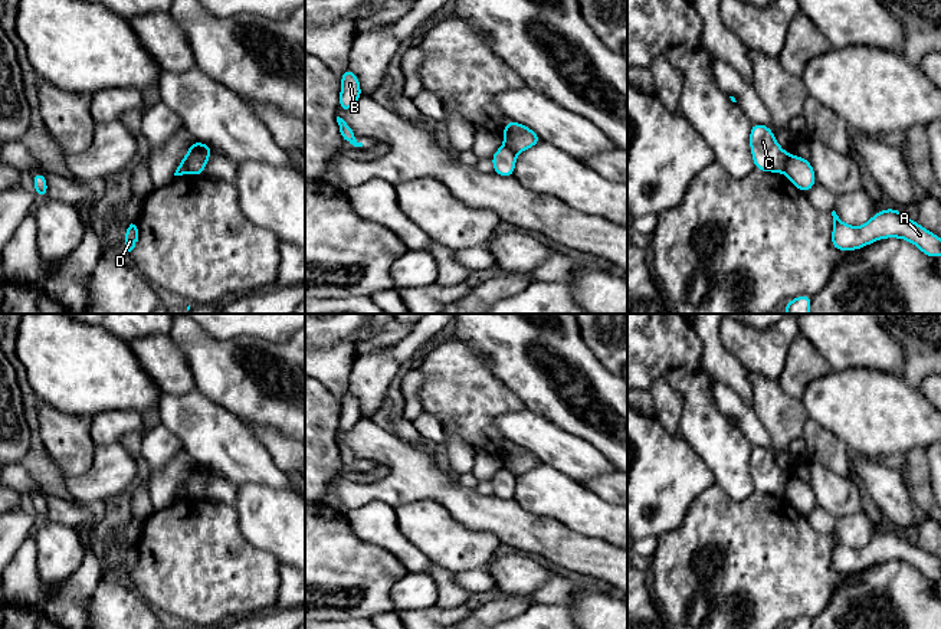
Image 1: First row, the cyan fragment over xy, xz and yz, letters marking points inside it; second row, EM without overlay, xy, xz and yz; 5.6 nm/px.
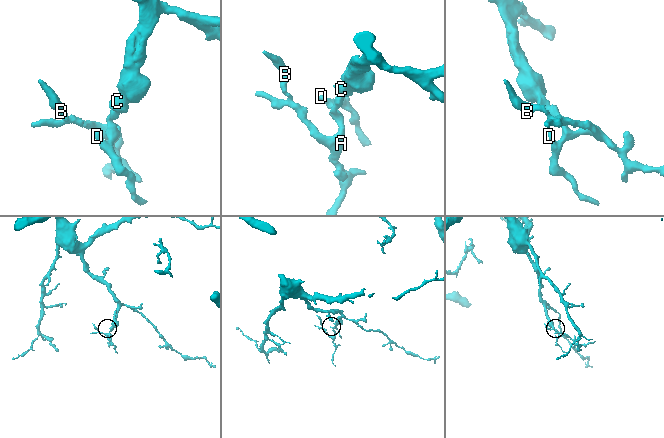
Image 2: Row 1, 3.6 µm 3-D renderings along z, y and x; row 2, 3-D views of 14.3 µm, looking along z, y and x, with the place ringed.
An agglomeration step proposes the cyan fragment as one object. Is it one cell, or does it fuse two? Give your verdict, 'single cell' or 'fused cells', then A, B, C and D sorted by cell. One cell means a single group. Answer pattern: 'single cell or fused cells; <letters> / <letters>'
fused cells; A B D / C

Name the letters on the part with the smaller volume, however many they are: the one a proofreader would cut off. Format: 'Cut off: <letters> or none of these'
Cut off: A, B, D

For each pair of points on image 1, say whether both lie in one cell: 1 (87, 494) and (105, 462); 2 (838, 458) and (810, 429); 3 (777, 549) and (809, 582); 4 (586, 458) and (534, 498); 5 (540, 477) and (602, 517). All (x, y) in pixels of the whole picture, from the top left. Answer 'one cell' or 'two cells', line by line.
1: one cell
2: one cell
3: one cell
4: two cells
5: one cell

